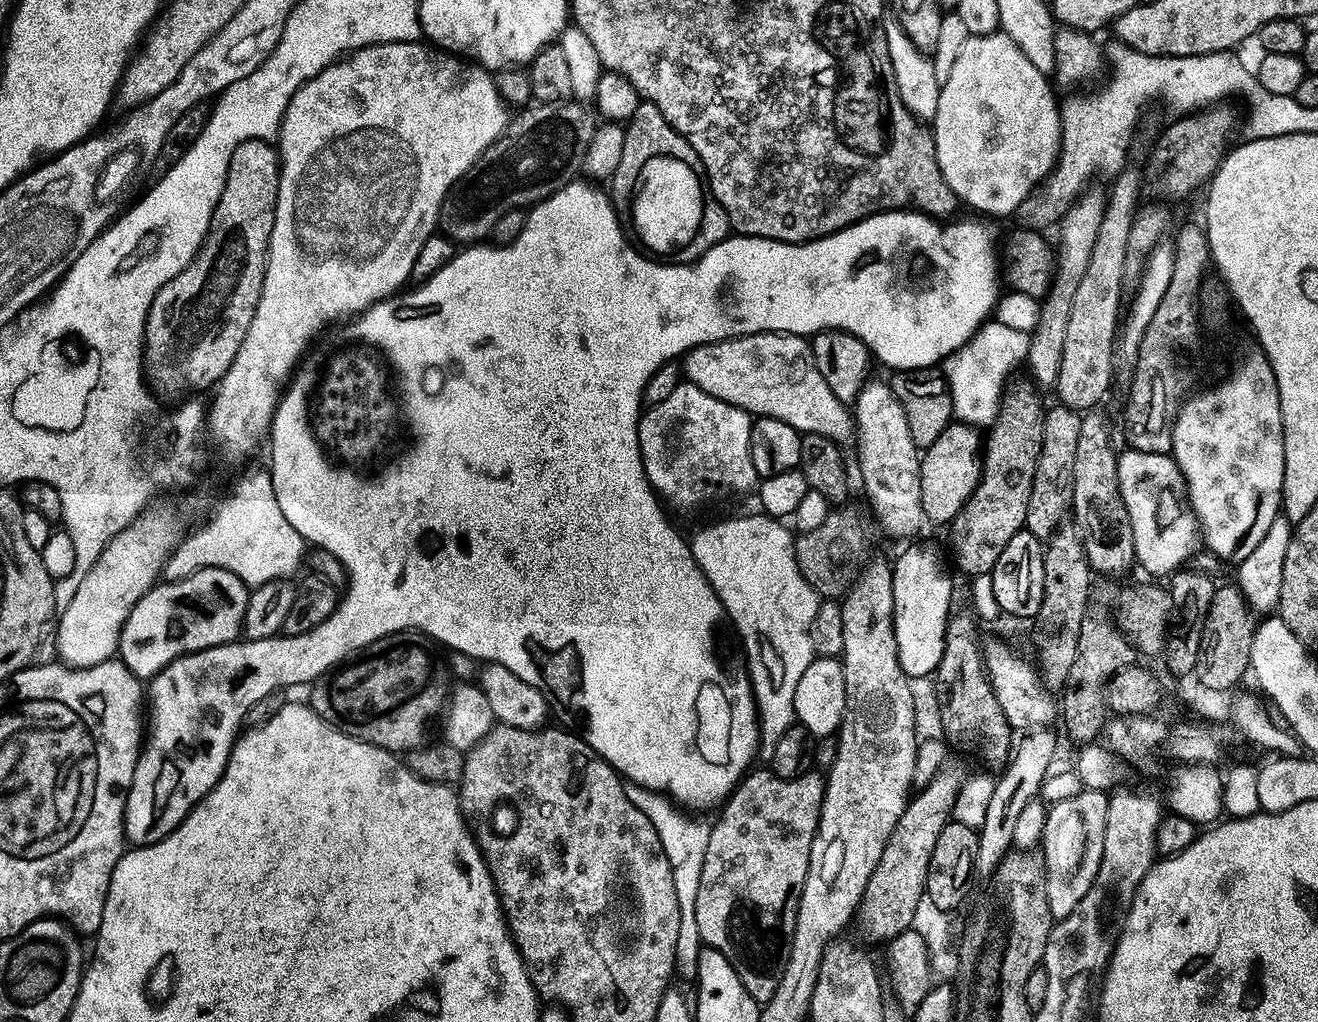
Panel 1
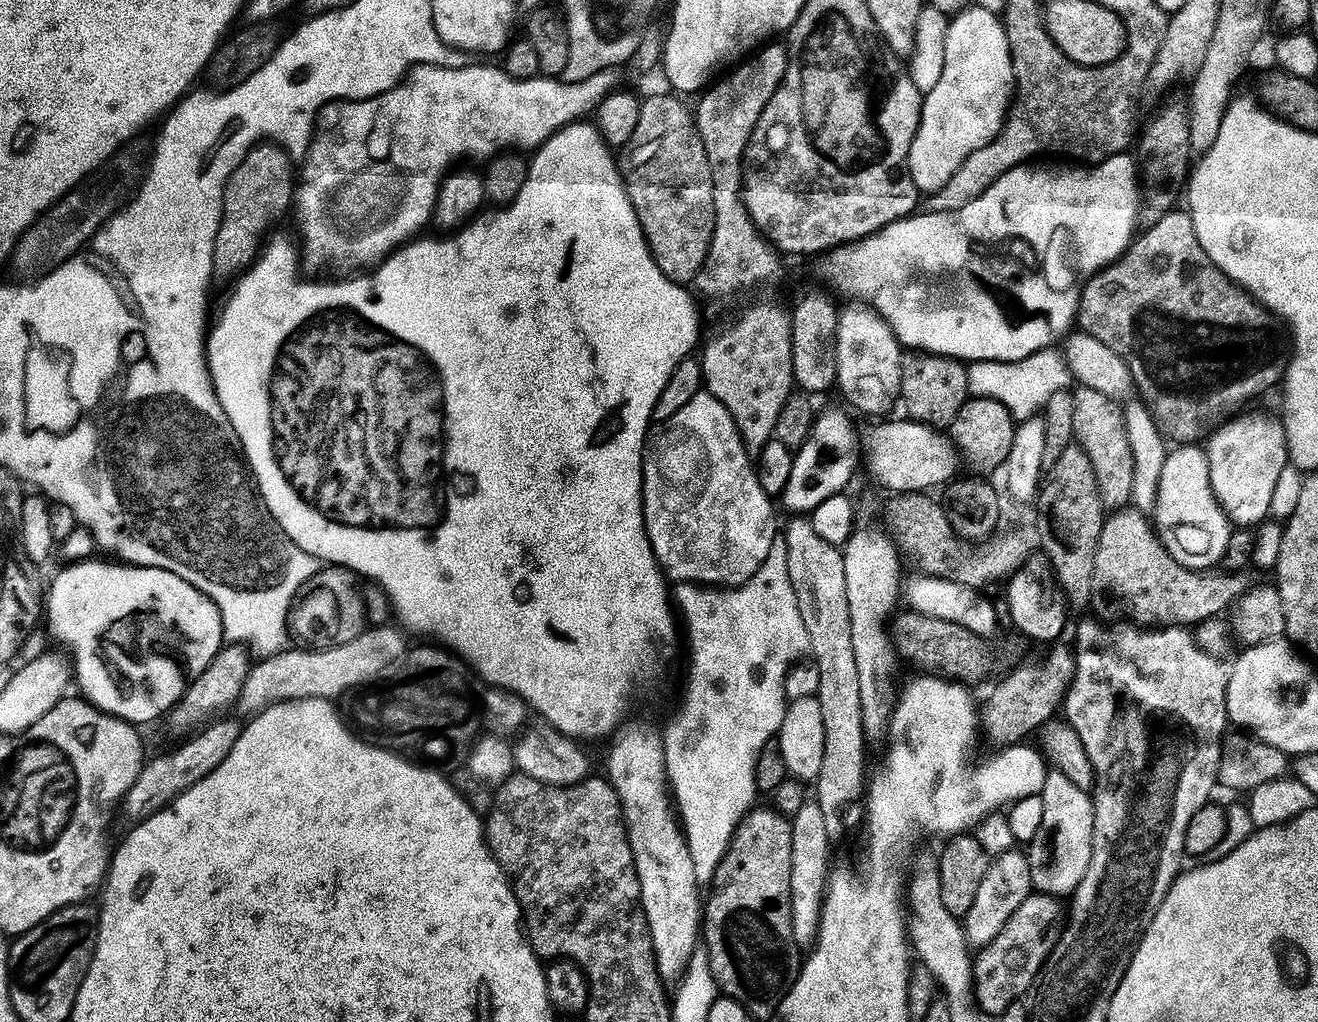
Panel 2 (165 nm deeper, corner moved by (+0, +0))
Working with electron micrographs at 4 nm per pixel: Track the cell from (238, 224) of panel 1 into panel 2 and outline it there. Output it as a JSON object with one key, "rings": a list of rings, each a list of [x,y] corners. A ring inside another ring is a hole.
{"rings":[[[259,142],[245,154],[224,187],[224,213],[214,242],[212,270],[217,277],[245,271],[261,247],[260,235],[294,204],[294,161],[280,145]]]}

